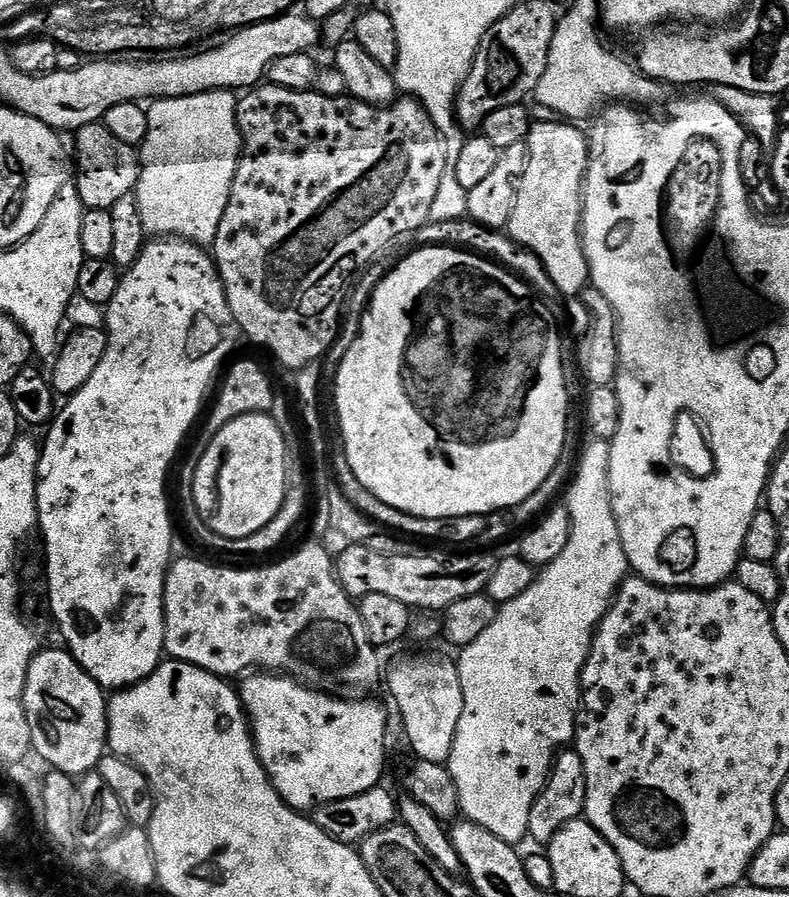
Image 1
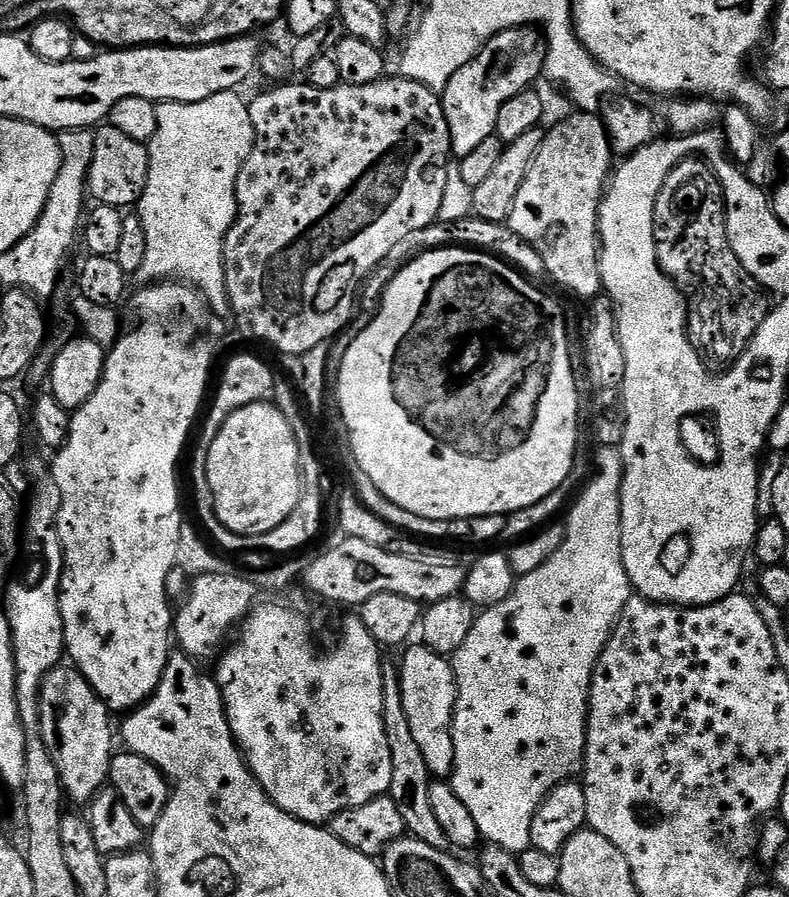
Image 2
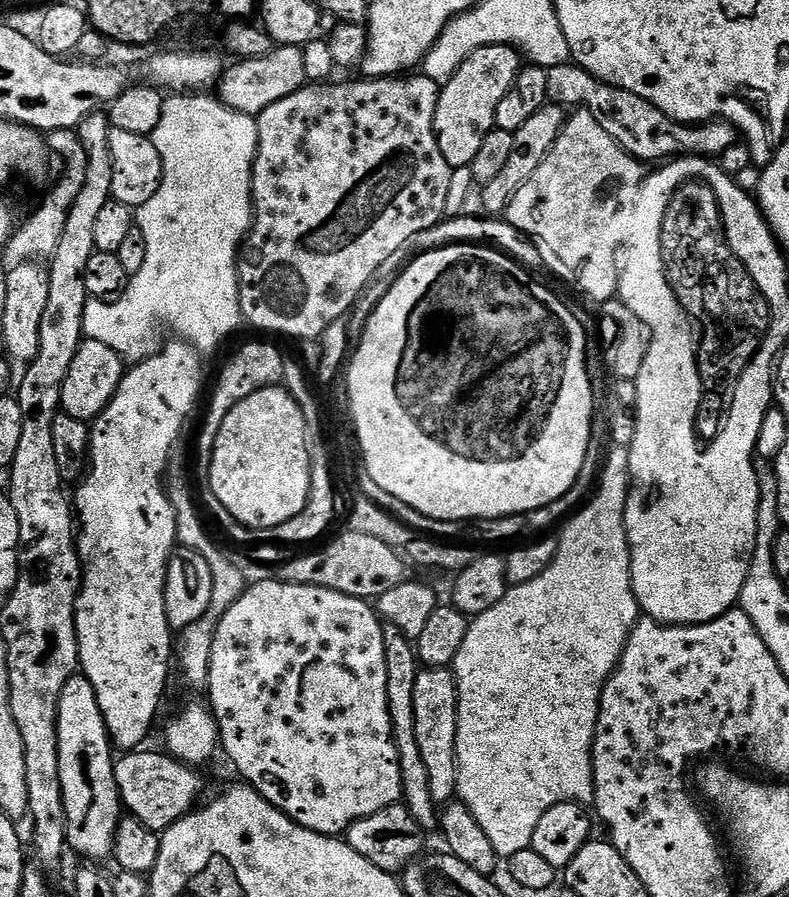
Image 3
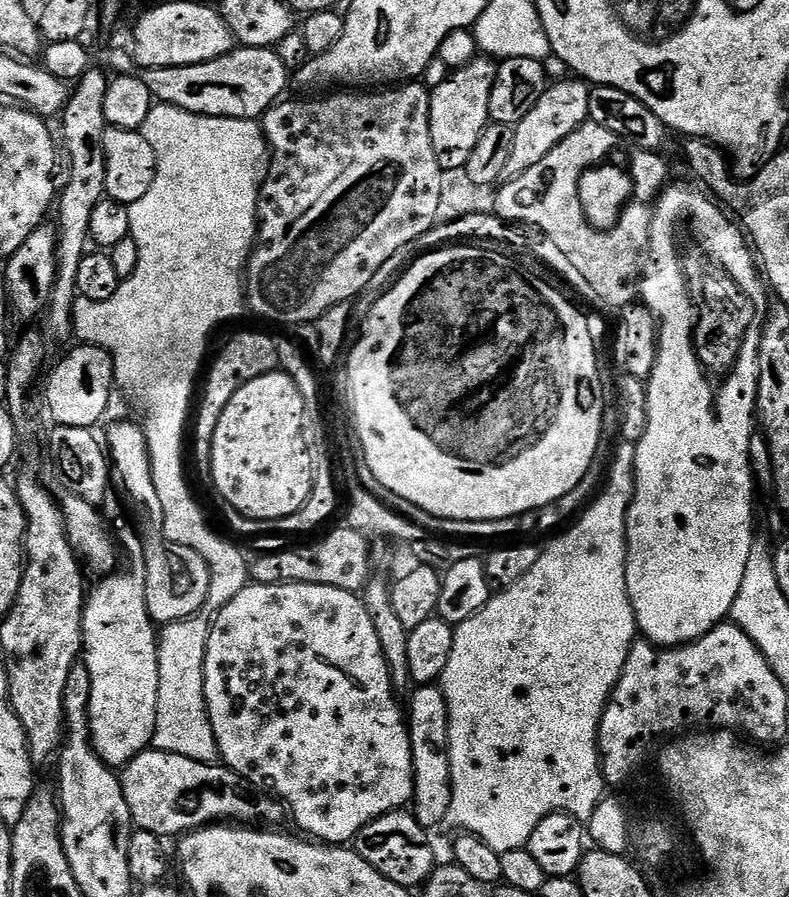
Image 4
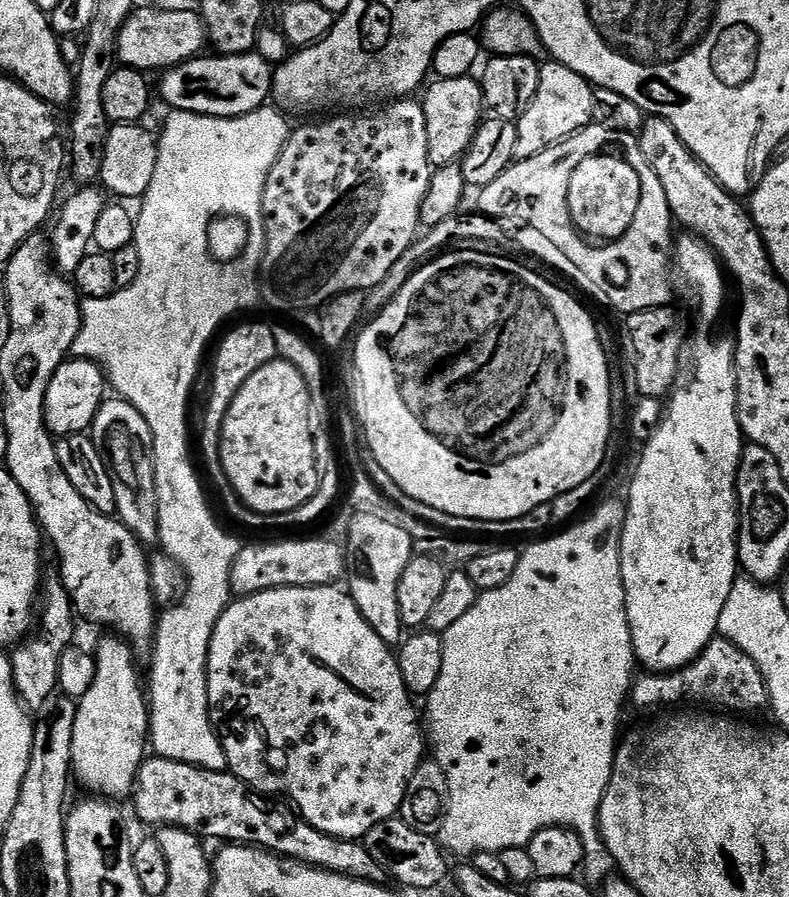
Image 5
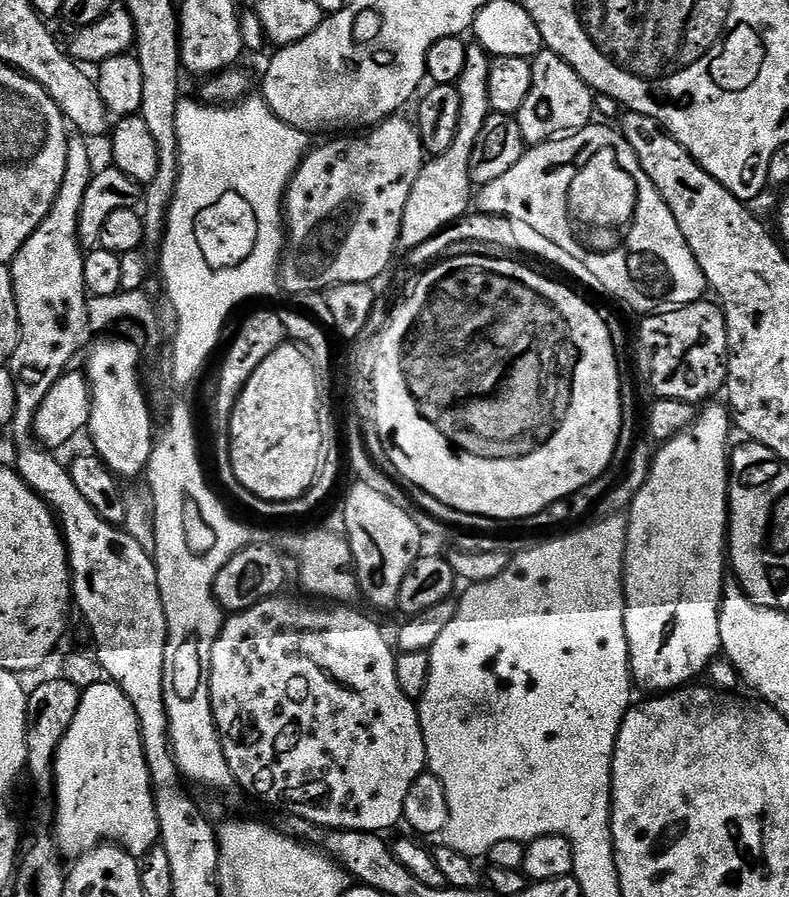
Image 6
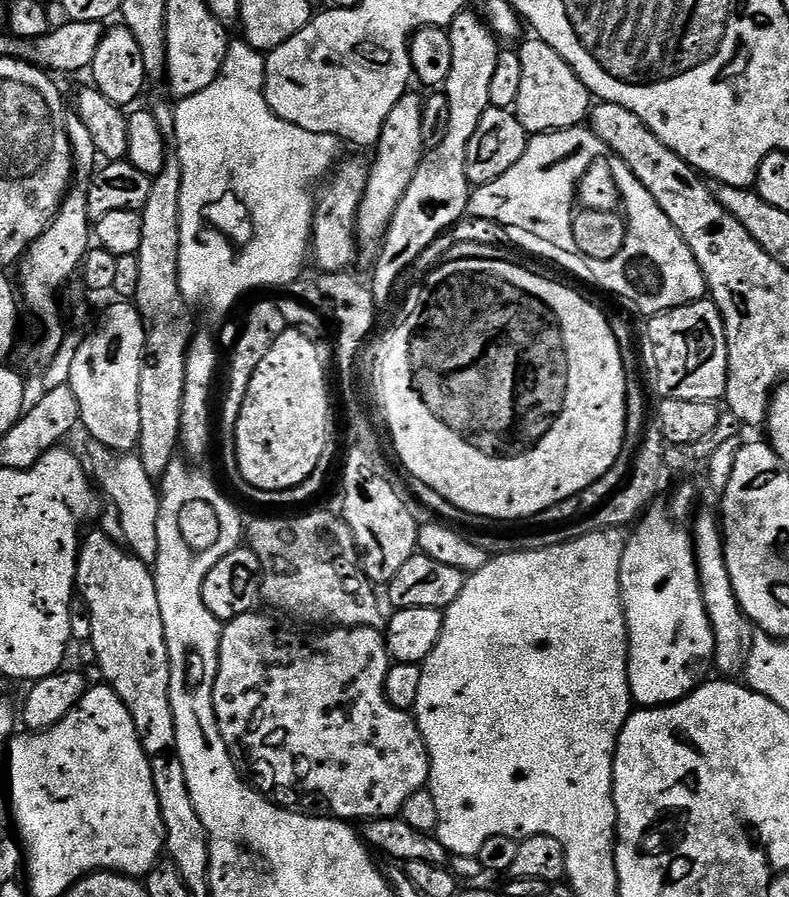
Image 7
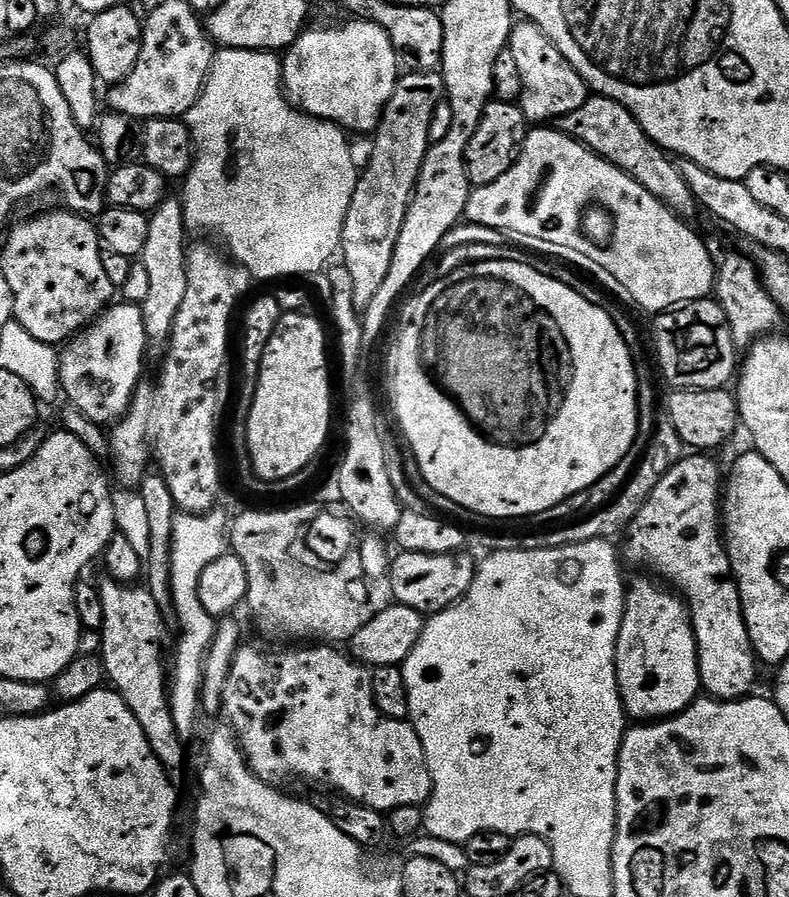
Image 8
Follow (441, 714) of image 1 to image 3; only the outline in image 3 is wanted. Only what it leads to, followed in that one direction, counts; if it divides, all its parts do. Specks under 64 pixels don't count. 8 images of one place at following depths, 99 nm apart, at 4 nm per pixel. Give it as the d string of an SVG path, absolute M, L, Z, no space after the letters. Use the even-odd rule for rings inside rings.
M421 667L414 682L414 734L426 766L432 801L443 806L457 795L456 783L456 677L448 668Z

